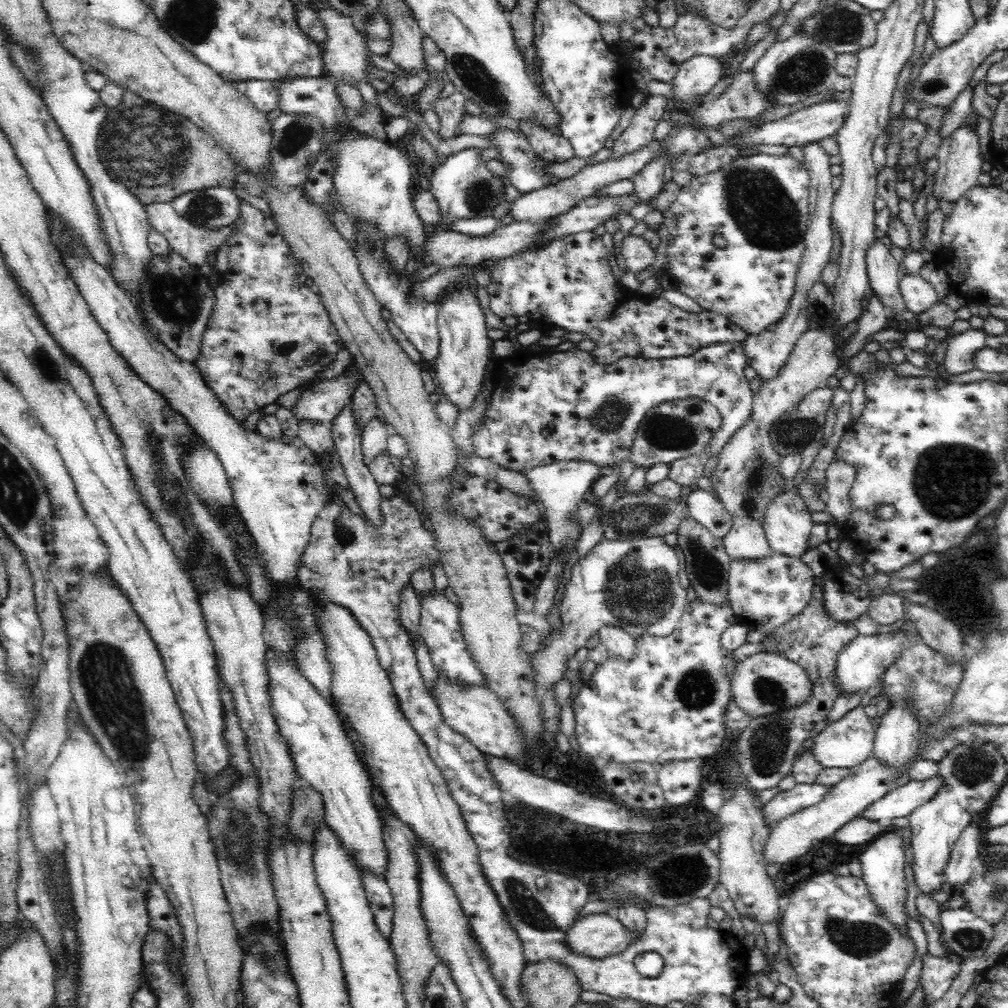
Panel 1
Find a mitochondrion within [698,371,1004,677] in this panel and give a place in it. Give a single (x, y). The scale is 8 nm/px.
(949, 479)

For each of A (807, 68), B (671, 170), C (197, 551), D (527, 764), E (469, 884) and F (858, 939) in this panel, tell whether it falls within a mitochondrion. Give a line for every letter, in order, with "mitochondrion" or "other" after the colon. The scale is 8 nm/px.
A: mitochondrion
B: other
C: other
D: other
E: other
F: mitochondrion

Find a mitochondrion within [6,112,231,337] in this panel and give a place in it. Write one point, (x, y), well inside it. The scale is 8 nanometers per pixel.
(203, 208)

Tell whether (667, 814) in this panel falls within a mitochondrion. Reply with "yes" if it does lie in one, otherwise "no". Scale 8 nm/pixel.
no

